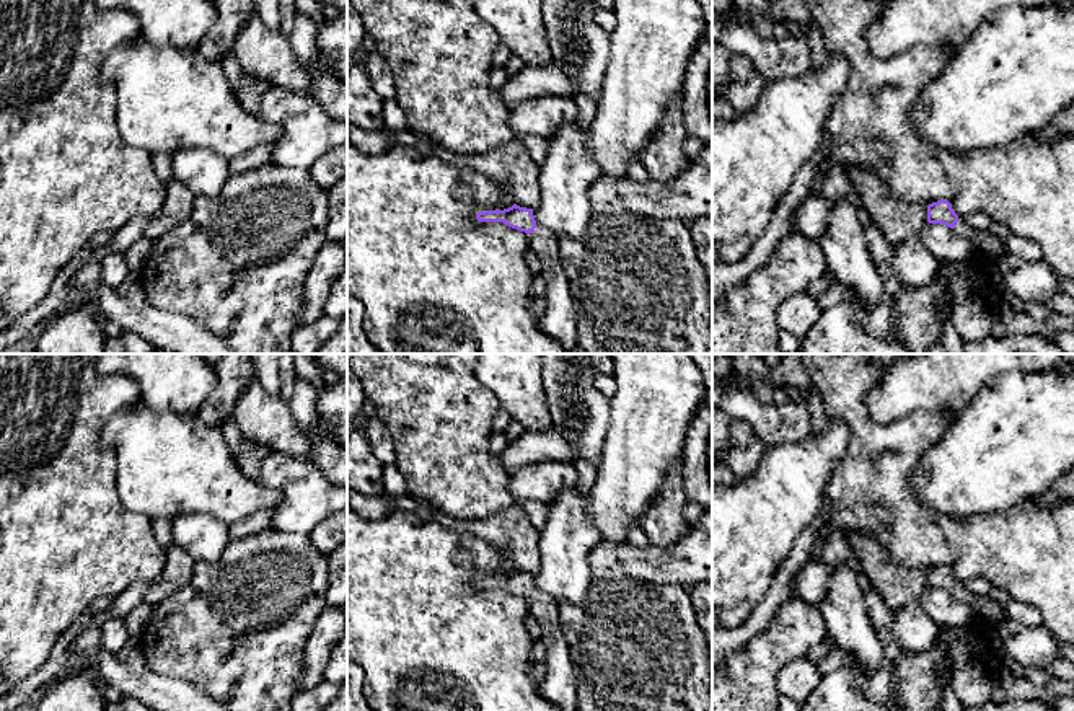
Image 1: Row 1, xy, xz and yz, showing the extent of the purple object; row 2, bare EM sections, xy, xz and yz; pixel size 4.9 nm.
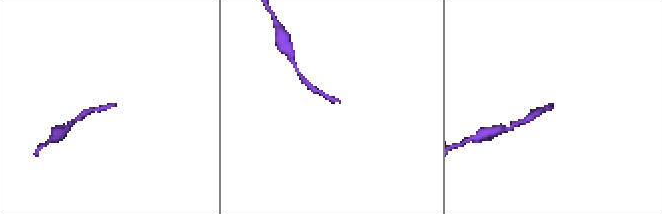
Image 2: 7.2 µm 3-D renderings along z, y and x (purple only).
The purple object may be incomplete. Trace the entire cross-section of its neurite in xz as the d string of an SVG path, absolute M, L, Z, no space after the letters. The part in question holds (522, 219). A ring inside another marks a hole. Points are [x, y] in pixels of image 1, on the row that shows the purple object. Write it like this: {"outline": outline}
{"outline": "M517 204L504 210L479 212L476 219L479 222L504 222L528 235L530 251L538 256L541 264L539 276L546 282L546 311L538 320L538 325L566 352L574 351L577 347L577 310L557 254L557 235L535 220L533 209Z"}

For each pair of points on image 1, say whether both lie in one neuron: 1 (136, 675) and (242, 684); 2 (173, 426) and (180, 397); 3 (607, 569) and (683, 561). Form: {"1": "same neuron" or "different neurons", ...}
{"1": "different neurons", "2": "different neurons", "3": "same neuron"}

